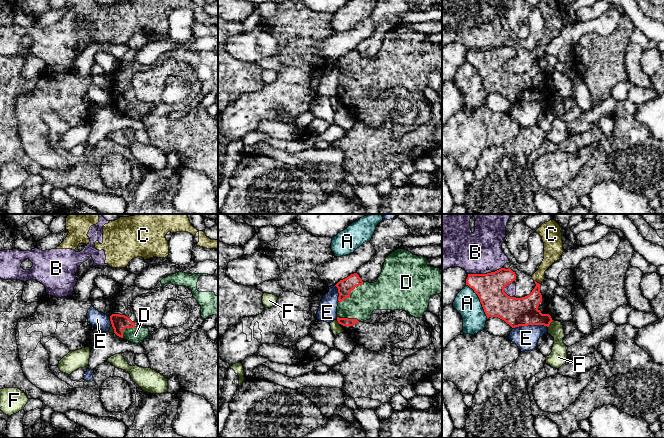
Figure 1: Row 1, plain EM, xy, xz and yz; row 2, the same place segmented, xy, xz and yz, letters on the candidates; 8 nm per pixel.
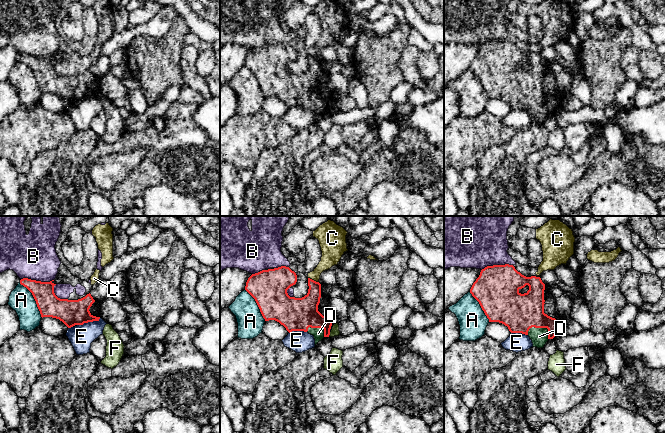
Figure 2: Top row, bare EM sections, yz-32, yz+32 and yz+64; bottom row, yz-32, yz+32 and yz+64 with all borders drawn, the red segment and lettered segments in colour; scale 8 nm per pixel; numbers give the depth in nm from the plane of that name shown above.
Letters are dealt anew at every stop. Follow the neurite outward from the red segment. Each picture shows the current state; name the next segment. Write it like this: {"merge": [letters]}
{"merge": ["D"]}

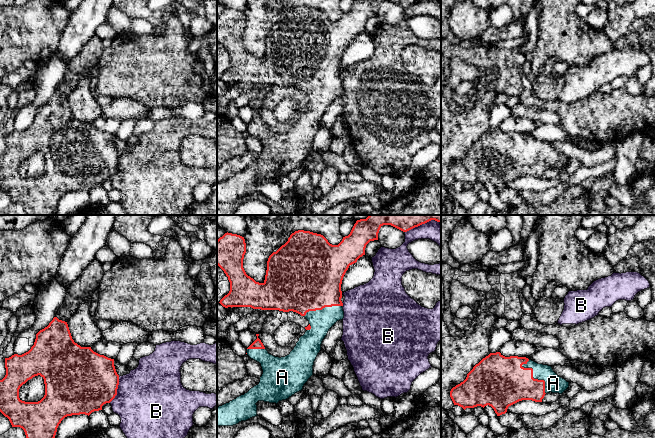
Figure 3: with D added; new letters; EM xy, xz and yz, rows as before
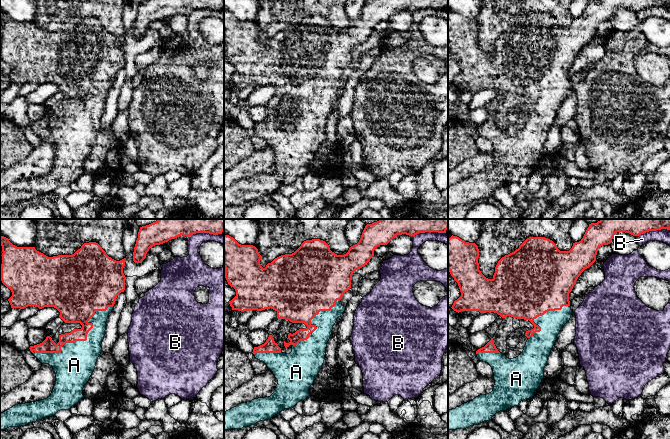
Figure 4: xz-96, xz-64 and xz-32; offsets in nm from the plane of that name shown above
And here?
{"merge": ["A"]}

